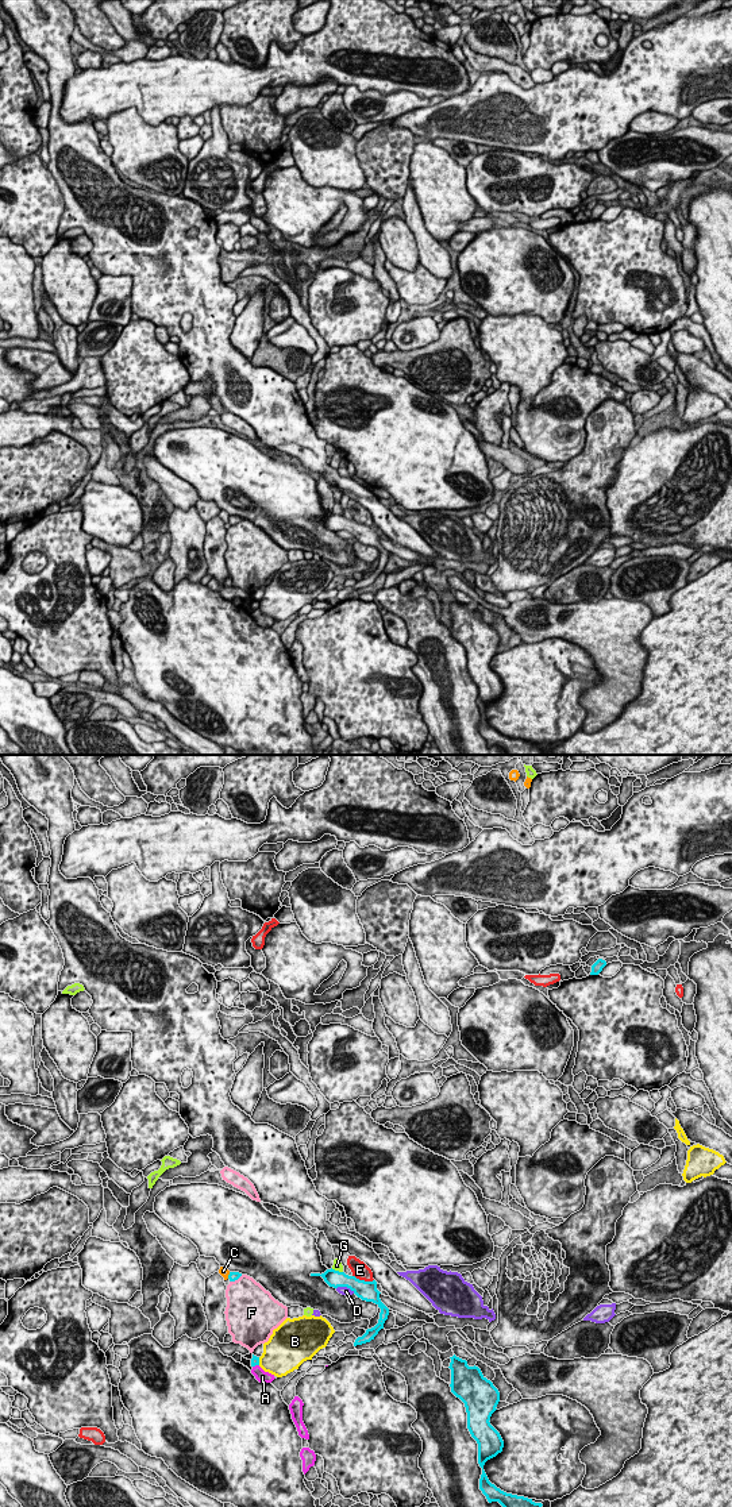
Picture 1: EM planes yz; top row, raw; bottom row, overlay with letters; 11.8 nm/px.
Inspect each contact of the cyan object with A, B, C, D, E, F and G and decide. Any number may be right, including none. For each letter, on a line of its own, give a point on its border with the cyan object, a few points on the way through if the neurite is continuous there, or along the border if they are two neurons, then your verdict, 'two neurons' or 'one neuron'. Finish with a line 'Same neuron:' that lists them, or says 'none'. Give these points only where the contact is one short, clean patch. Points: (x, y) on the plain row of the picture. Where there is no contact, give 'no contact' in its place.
A: meets cyan in yz at (255, 608); border along yz (258, 608), (253, 611); two neurons
B: meets cyan in yz at (258, 605); two neurons
C: meets cyan in yz at (228, 519); two neurons
D: meets cyan in yz at (346, 530); two neurons
E: meets cyan in yz at (363, 524); two neurons
F: meets cyan in yz at (235, 523); two neurons
G: meets cyan in yz at (336, 515); two neurons
Same neuron: none

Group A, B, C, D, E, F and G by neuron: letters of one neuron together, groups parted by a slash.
A E / B / C / D / F / G

